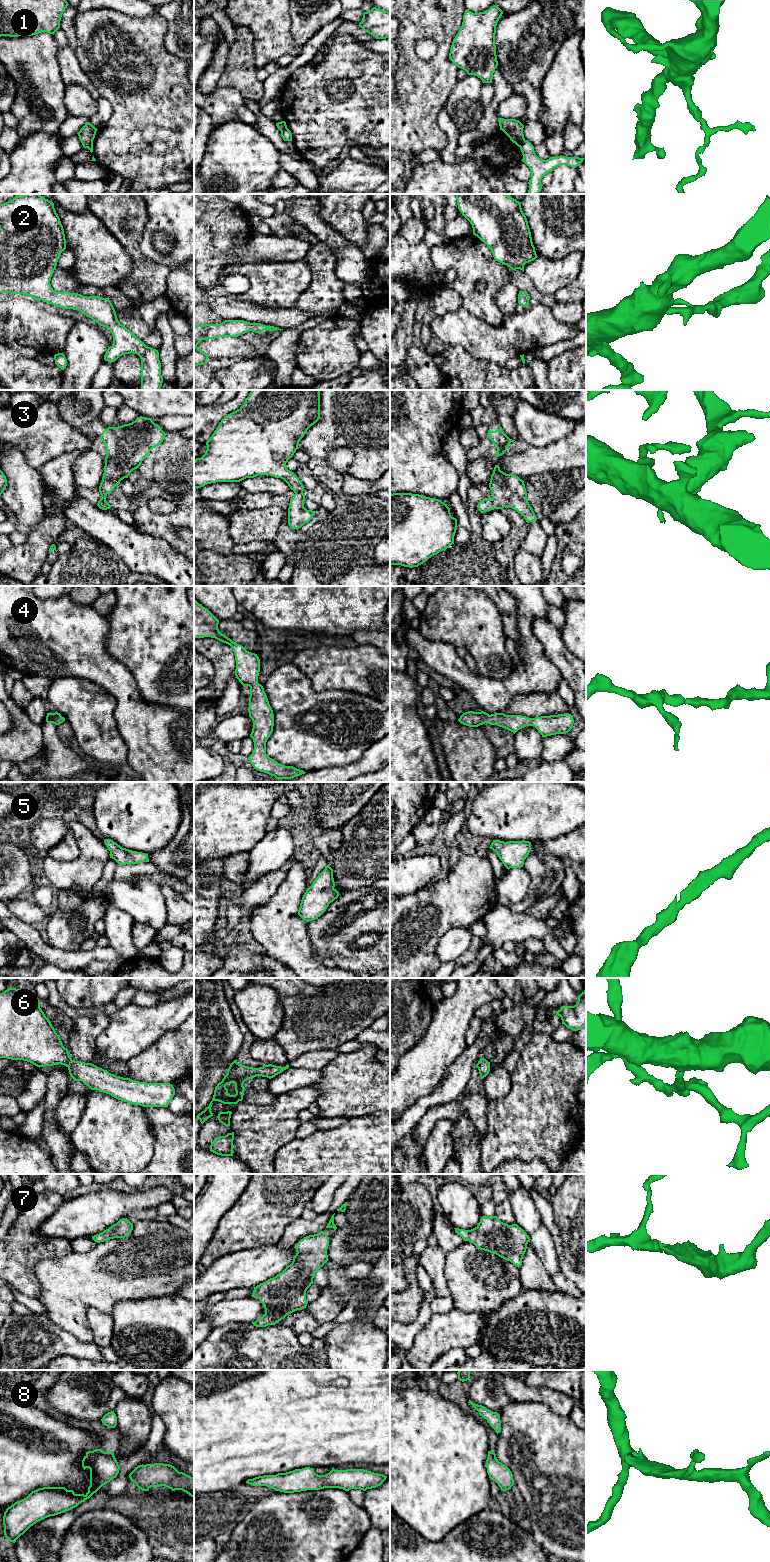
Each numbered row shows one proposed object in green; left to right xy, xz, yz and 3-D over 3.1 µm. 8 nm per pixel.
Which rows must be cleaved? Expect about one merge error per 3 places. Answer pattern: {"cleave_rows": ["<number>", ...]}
{"cleave_rows": ["1"]}

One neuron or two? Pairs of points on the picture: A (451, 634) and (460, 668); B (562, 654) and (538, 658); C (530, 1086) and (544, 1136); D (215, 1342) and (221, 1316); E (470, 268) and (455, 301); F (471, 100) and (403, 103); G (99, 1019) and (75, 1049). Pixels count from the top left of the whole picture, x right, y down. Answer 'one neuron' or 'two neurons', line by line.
A: two neurons
B: two neurons
C: one neuron
D: two neurons
E: two neurons
F: two neurons
G: one neuron

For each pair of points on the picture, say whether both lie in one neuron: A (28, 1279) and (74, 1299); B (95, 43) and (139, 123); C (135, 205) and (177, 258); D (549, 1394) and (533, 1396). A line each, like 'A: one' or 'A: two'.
A: two
B: one
C: two
D: one

